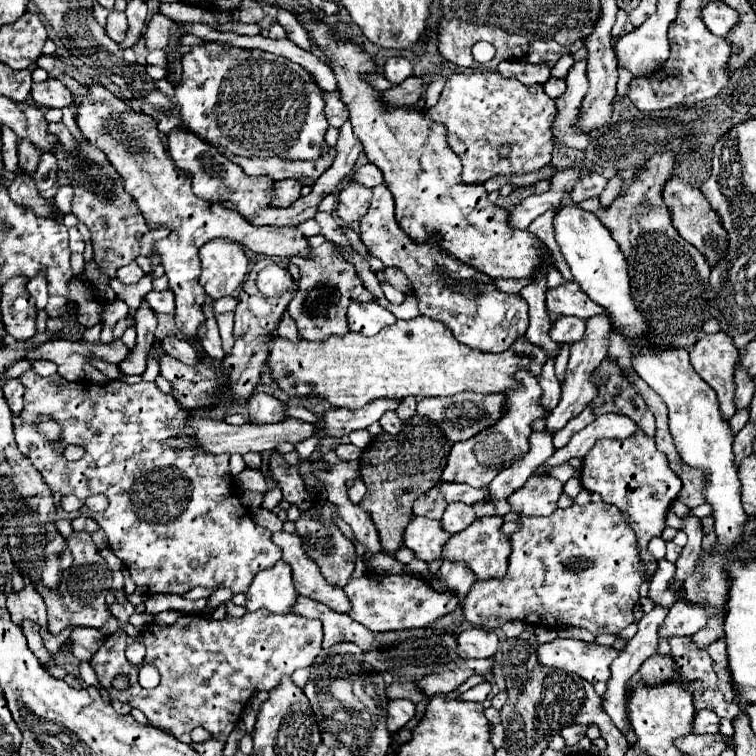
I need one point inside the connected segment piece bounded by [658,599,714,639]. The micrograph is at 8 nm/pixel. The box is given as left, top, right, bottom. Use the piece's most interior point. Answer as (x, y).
(682, 620)

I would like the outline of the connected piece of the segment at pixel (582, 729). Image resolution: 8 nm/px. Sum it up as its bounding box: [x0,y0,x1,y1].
[562,725,588,754]

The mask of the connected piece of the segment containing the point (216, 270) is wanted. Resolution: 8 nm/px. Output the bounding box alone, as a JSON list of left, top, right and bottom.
[200,239,248,299]

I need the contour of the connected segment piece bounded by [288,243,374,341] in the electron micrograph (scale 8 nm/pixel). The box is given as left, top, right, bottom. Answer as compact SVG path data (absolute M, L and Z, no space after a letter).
M324 243L318 249L314 249L314 259L302 259L302 257L294 257L290 259L292 263L298 265L300 269L300 283L298 283L298 291L294 295L294 299L288 305L290 315L294 317L300 337L306 341L324 341L332 335L346 335L348 333L348 323L346 323L346 307L352 303L352 299L356 301L370 301L374 299L372 293L364 287L362 279L358 277L358 273L354 271L354 265L348 263L338 251L332 251L332 243Z

